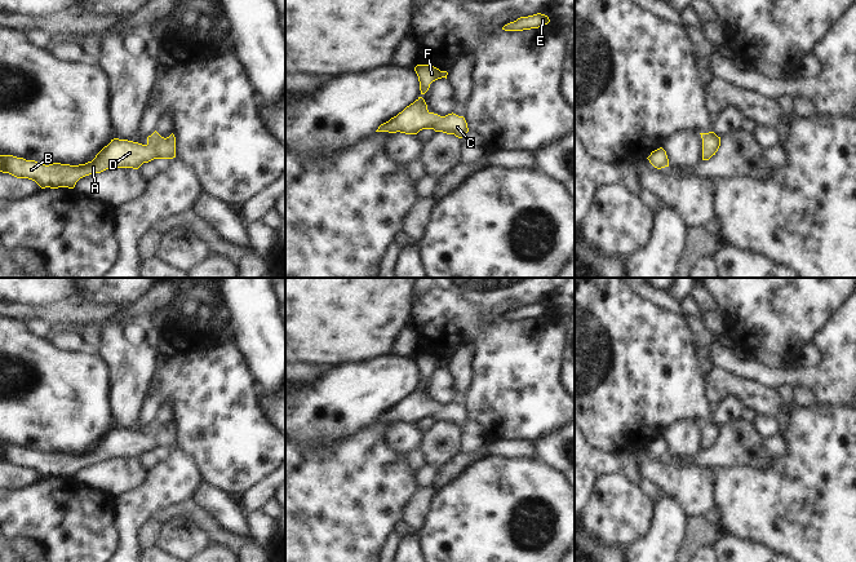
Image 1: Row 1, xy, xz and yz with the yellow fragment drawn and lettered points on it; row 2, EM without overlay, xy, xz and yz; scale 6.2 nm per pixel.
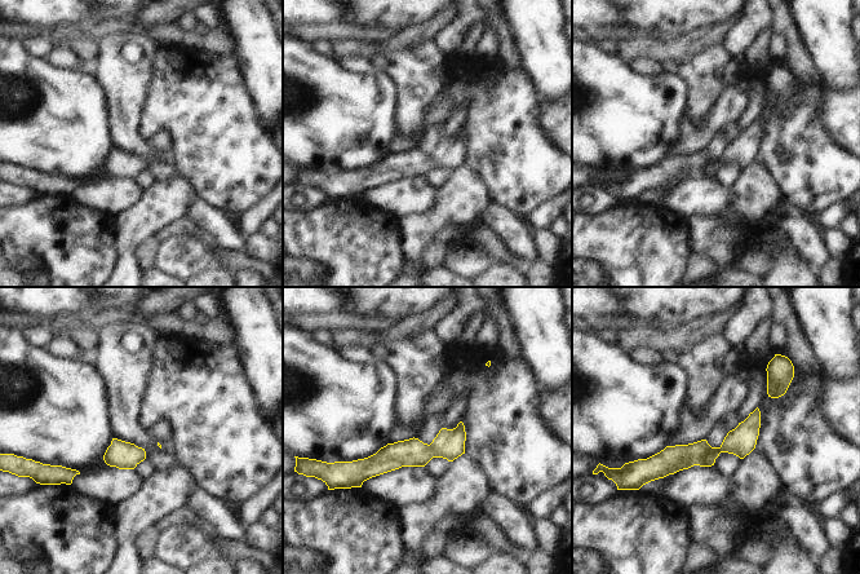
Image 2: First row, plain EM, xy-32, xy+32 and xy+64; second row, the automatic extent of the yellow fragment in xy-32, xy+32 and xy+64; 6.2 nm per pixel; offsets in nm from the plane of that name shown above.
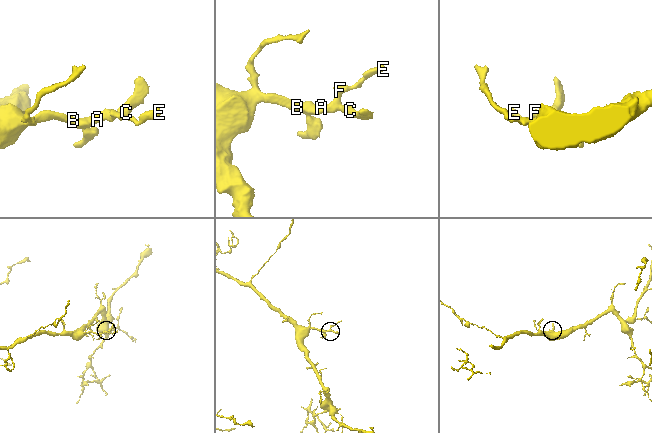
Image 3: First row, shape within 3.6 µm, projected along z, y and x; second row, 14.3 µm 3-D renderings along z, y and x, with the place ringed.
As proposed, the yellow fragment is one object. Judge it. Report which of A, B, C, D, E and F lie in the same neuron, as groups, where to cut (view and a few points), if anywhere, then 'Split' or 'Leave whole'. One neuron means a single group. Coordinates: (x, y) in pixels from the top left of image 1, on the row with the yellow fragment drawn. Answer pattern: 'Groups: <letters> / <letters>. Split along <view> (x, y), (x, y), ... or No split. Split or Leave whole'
Groups: A B C D E F. No split. Leave whole.

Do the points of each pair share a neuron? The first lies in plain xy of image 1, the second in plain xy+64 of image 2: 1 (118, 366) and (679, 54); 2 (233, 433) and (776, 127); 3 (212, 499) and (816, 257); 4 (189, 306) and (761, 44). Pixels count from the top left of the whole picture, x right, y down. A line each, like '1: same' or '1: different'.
1: different
2: same
3: same
4: same

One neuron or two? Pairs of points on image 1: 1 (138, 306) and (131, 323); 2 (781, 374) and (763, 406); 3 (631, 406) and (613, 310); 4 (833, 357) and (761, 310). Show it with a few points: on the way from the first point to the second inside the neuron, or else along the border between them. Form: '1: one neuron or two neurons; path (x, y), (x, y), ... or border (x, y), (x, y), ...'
1: two neurons; border (131, 312), (150, 315)
2: two neurons; border (744, 376), (777, 390)
3: one neuron; path (624, 383), (624, 370), (617, 363), (613, 333)
4: two neurons; border (830, 317), (812, 341)

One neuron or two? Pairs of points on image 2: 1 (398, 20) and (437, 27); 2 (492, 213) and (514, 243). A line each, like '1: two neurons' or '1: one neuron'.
1: two neurons
2: one neuron

